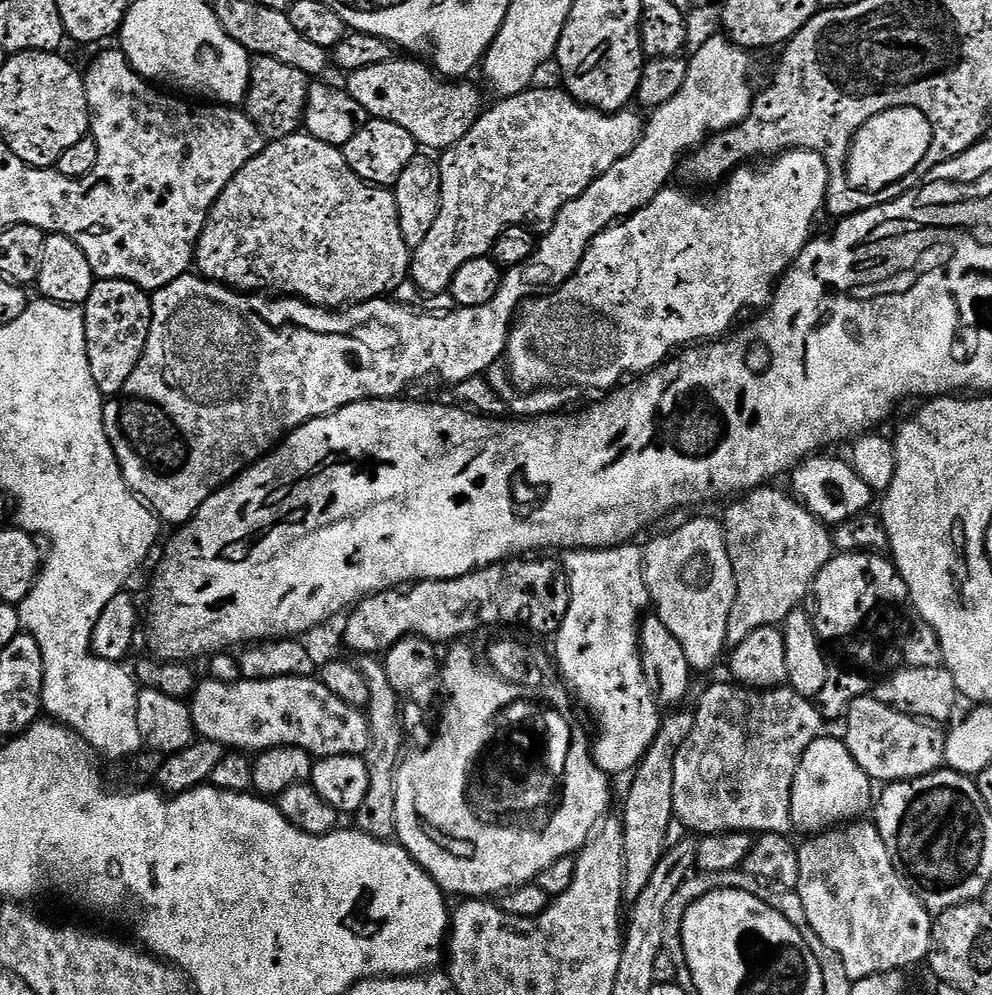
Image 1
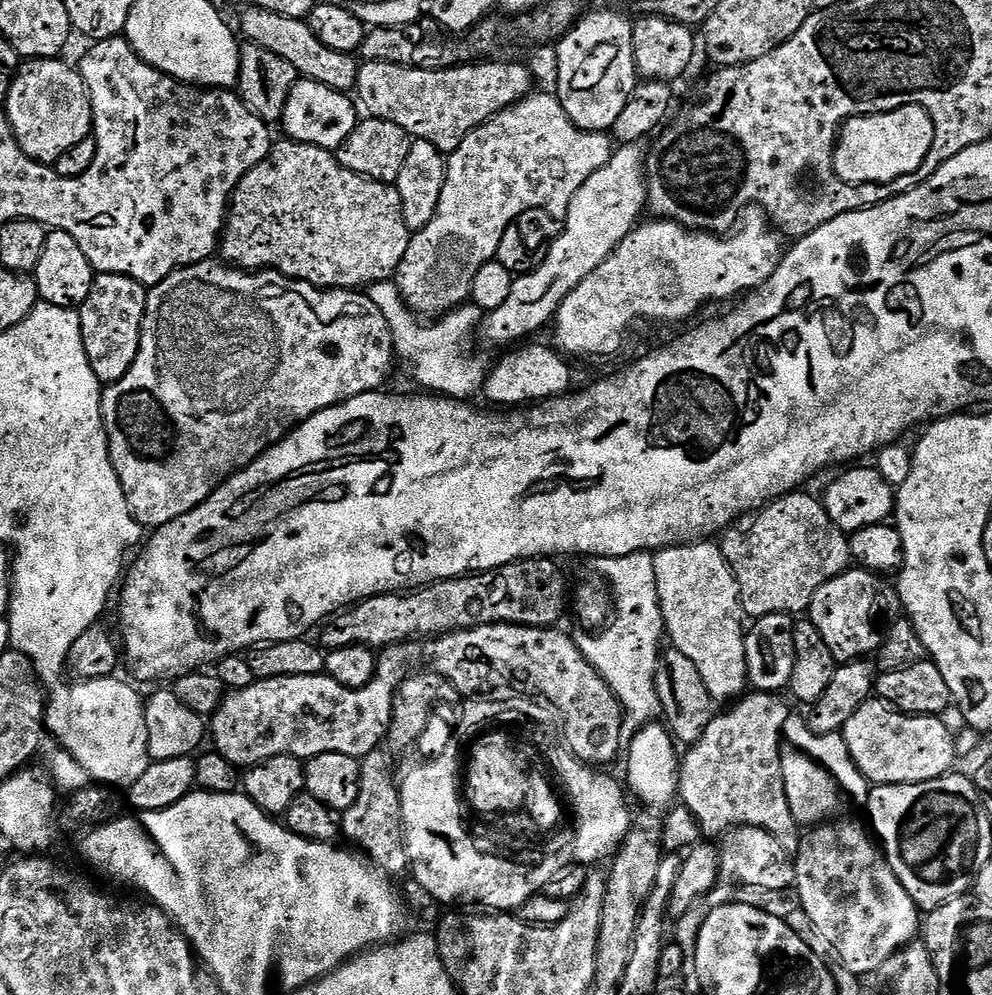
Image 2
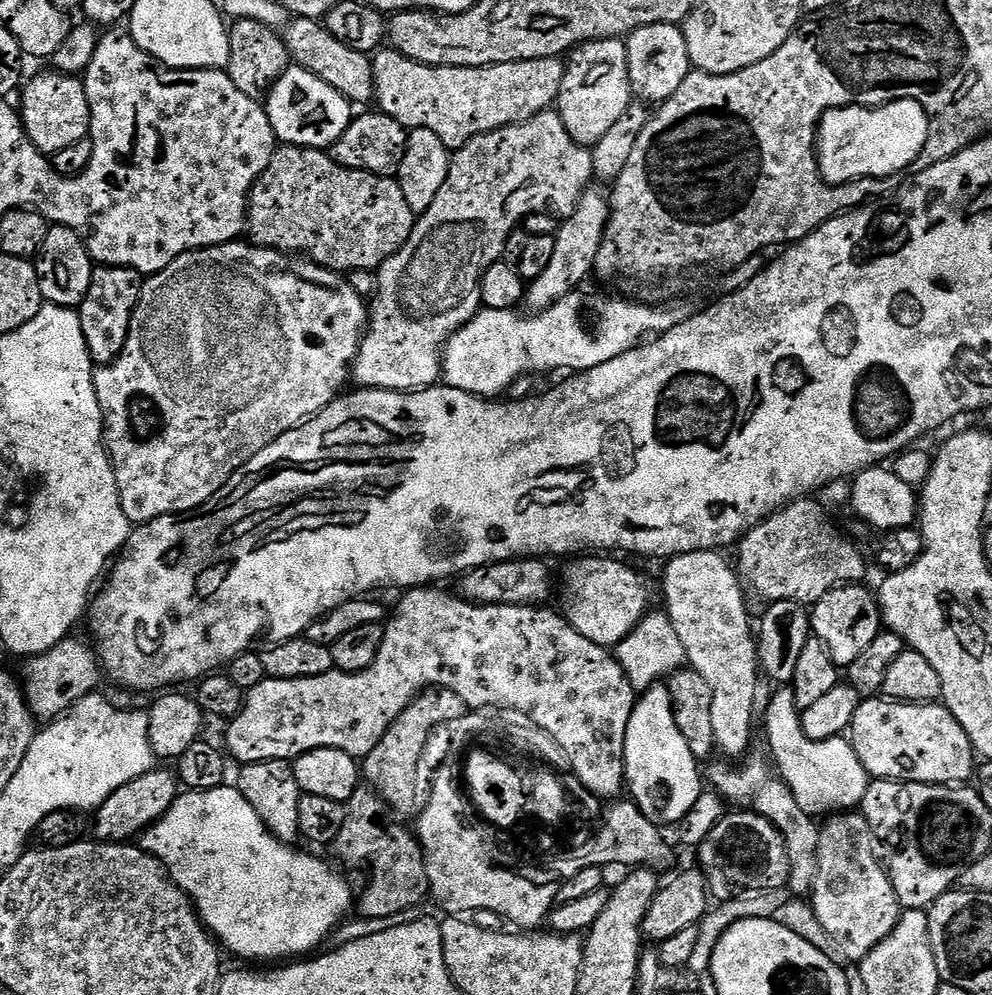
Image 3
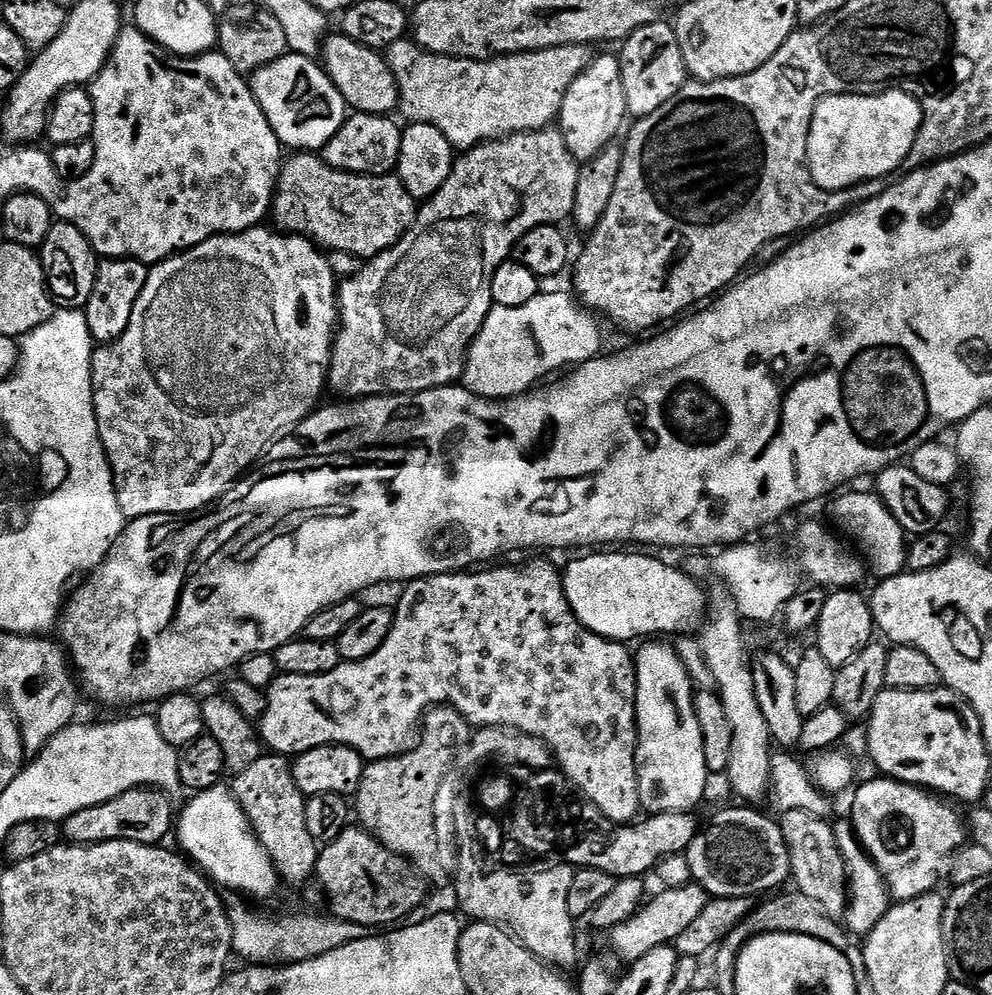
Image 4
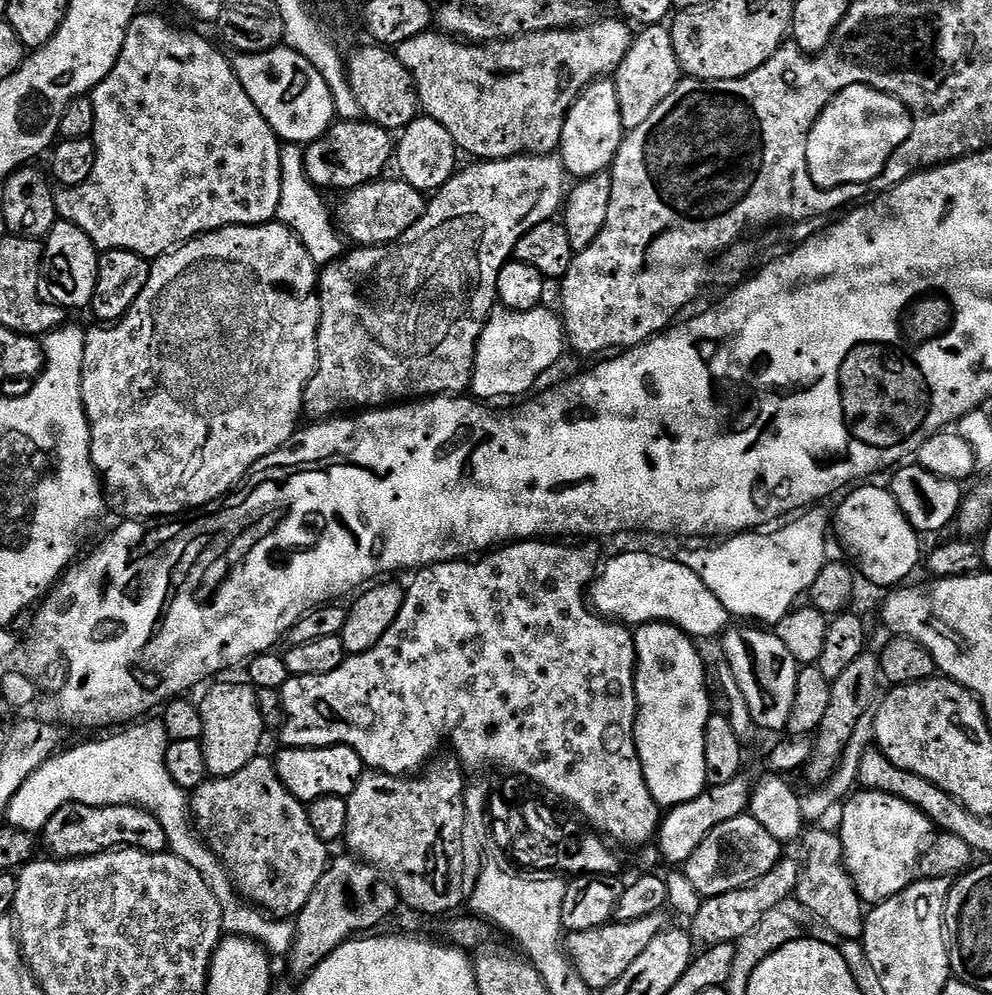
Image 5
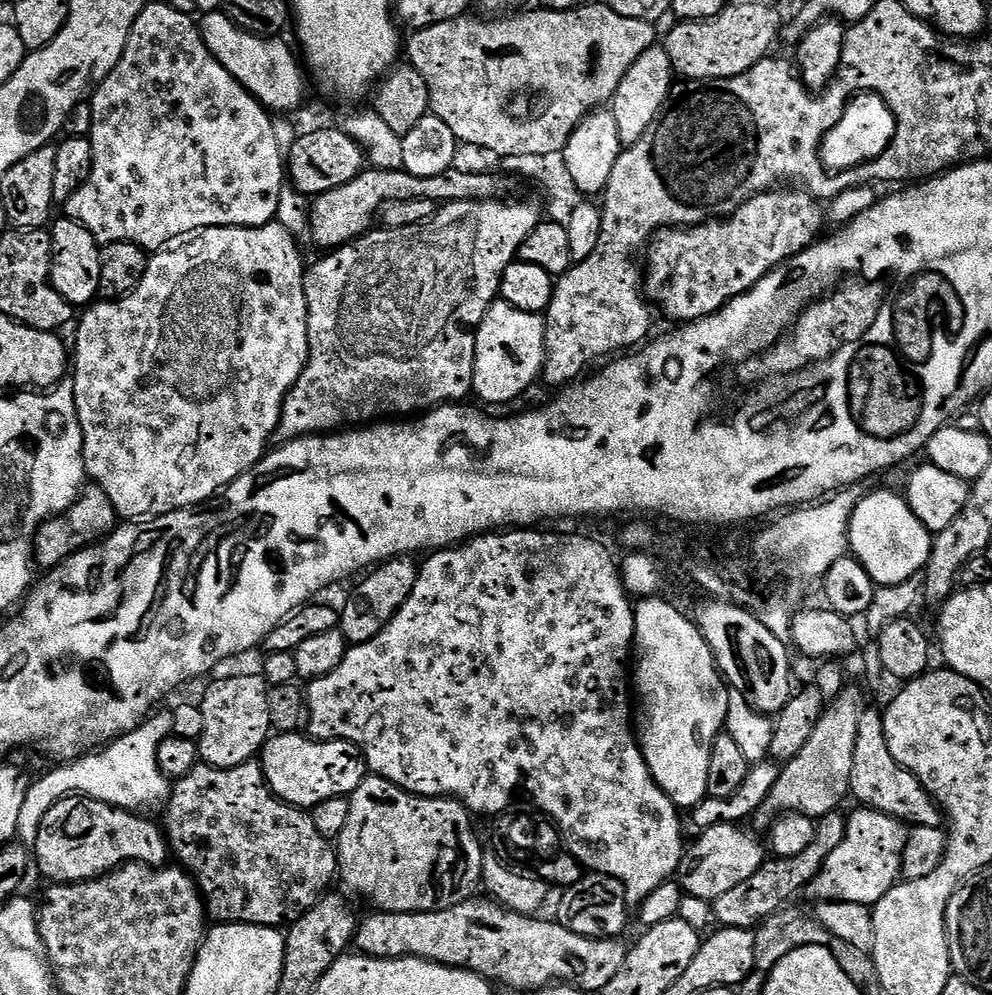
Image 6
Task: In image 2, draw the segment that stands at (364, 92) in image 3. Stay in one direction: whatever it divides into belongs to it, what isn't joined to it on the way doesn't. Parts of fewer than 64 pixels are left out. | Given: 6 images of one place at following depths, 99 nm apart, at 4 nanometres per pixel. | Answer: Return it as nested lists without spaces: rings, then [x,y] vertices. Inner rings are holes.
[[[251,6],[245,8],[240,16],[238,32],[247,43],[262,46],[270,50],[270,54],[278,54],[278,58],[286,58],[286,62],[290,62],[290,66],[294,66],[296,73],[303,79],[322,83],[331,90],[347,94],[355,89],[360,69],[357,57],[350,52],[339,52],[330,50],[330,46],[322,46],[322,42],[314,38],[307,19],[286,18],[286,14],[274,14],[270,10]]]

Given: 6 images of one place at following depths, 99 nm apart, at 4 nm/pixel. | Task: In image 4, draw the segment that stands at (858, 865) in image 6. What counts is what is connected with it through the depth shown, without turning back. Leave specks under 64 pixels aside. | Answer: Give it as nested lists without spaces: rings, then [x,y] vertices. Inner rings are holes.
[[[891,778],[868,780],[860,789],[855,789],[856,797],[852,800],[850,819],[856,830],[856,837],[868,852],[868,857],[876,864],[881,879],[893,901],[913,900],[927,896],[939,882],[946,865],[966,843],[966,824],[951,803],[945,802],[939,795],[914,784],[904,784]]]

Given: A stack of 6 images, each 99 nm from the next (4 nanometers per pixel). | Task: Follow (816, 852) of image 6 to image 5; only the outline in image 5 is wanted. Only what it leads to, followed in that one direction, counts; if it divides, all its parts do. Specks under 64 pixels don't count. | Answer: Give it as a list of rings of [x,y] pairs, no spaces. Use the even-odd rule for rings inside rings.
[[[786,856],[770,870],[770,873],[763,875],[758,882],[749,887],[703,899],[698,914],[691,917],[689,923],[691,926],[688,926],[689,935],[695,943],[707,947],[722,943],[737,943],[744,935],[757,928],[769,910],[795,895],[800,880],[800,869],[798,860],[794,861]]]

